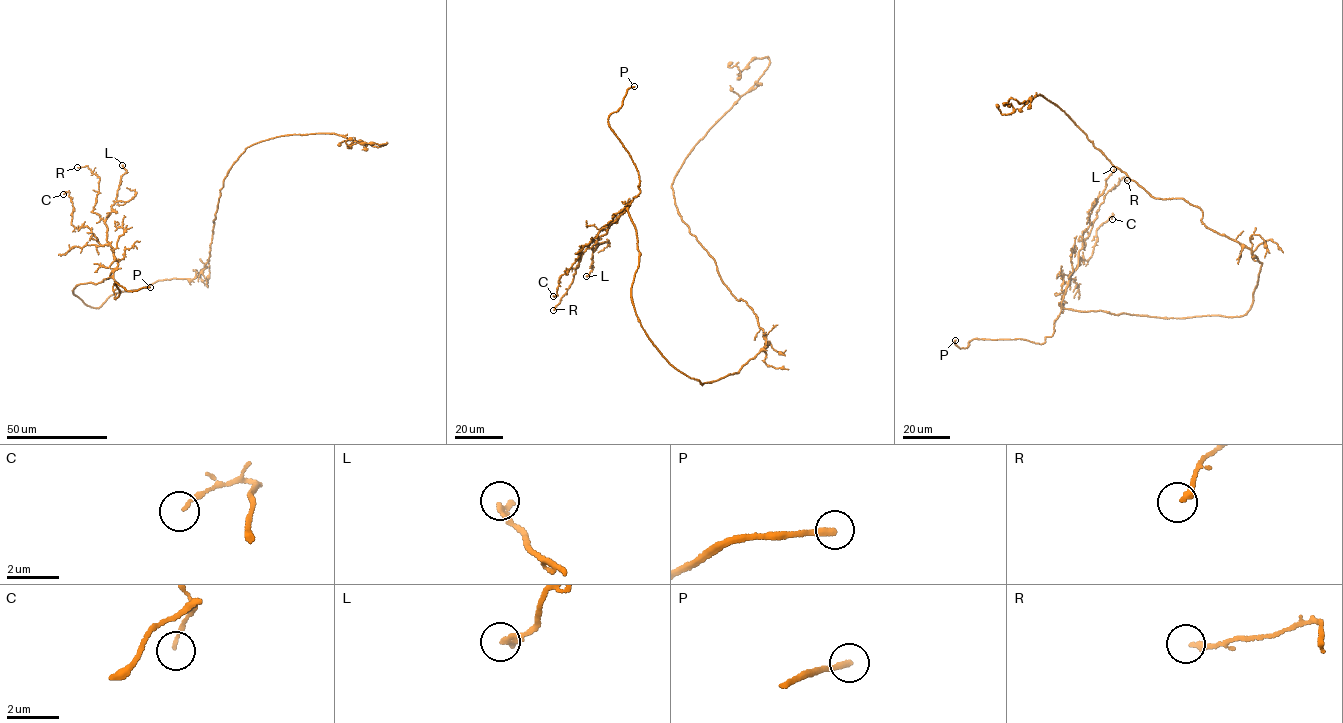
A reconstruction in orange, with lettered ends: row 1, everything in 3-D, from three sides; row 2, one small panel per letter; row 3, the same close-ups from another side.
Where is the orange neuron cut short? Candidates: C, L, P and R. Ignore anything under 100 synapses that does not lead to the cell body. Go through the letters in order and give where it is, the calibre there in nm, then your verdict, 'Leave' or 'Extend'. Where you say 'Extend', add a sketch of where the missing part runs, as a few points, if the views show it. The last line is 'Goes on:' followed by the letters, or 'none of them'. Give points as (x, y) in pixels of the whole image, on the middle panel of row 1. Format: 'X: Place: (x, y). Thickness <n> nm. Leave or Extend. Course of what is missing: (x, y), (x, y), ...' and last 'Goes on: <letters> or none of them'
C: Place: (553, 296). Thickness 130 nm. Leave
L: Place: (586, 276). Thickness 200 nm. Leave
P: Place: (634, 86). Thickness 240 nm. Extend. Course of what is missing: (634, 86), (643, 85), (652, 73)
R: Place: (553, 310). Thickness 220 nm. Leave
Goes on: P

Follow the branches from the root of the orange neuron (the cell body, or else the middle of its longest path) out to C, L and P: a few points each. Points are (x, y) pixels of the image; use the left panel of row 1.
C: (186, 279), (86, 305), (73, 289), (109, 278), (117, 260), (90, 229), (72, 225), (63, 194)
L: (186, 279), (115, 293), (96, 308), (74, 294), (117, 265), (105, 223), (122, 165)
P: (186, 279), (115, 293), (96, 308), (73, 292), (113, 272), (115, 299), (116, 282), (129, 291), (150, 287)

